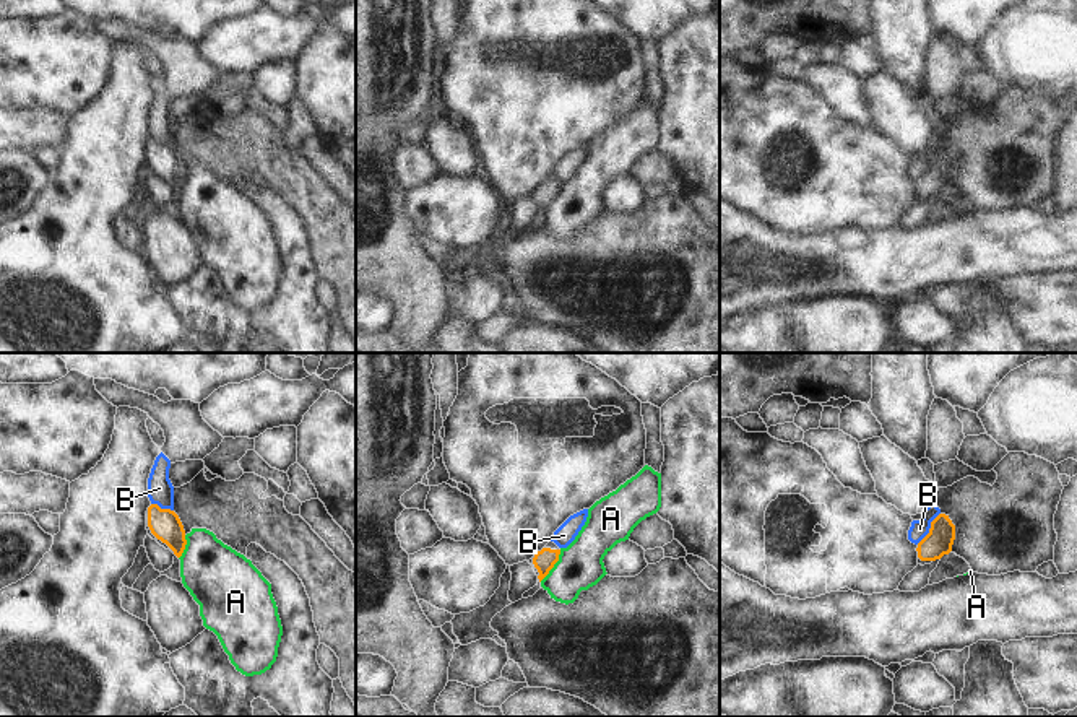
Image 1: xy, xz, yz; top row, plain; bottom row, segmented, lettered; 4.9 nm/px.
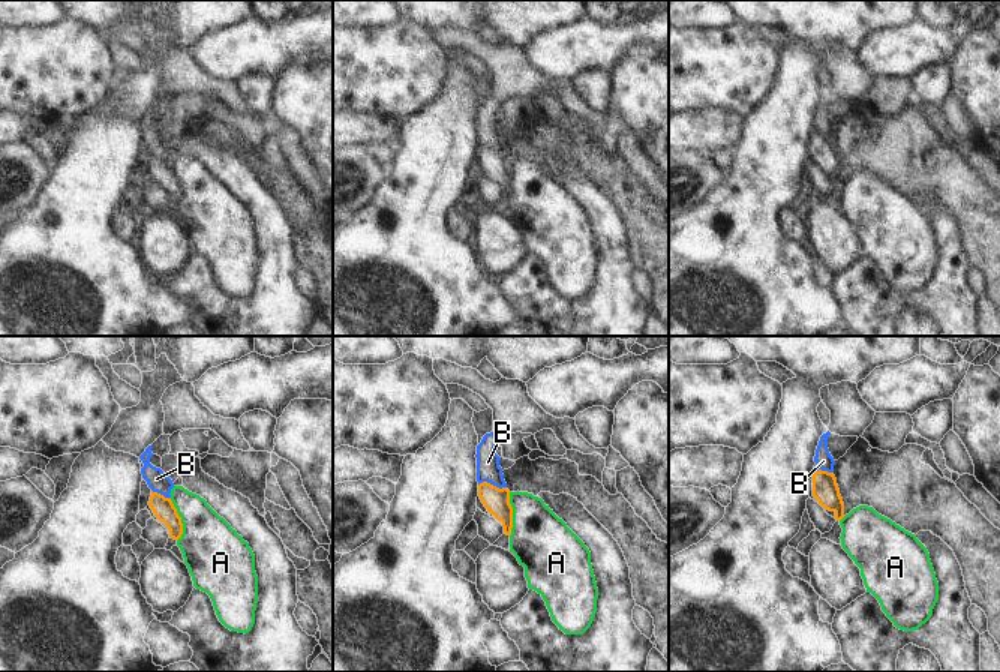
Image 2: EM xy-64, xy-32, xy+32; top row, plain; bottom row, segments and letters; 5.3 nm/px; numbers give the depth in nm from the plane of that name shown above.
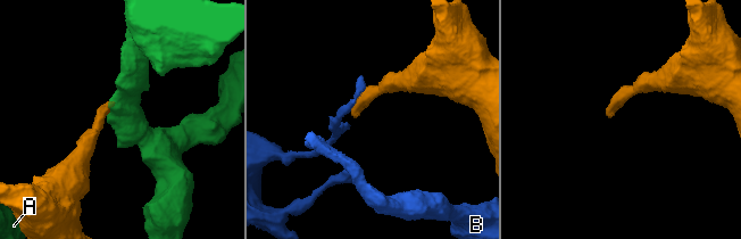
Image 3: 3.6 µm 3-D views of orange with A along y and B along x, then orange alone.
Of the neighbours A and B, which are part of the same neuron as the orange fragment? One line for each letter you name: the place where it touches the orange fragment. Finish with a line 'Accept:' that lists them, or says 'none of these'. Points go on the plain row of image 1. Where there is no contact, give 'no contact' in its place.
Accept: none of these

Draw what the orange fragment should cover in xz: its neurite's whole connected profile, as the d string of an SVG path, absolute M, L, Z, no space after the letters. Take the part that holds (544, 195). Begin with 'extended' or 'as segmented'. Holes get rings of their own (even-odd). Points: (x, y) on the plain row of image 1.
extended; M549 177L541 187L538 187L528 198L533 202L539 218L549 210L554 200L559 197L560 184Z

